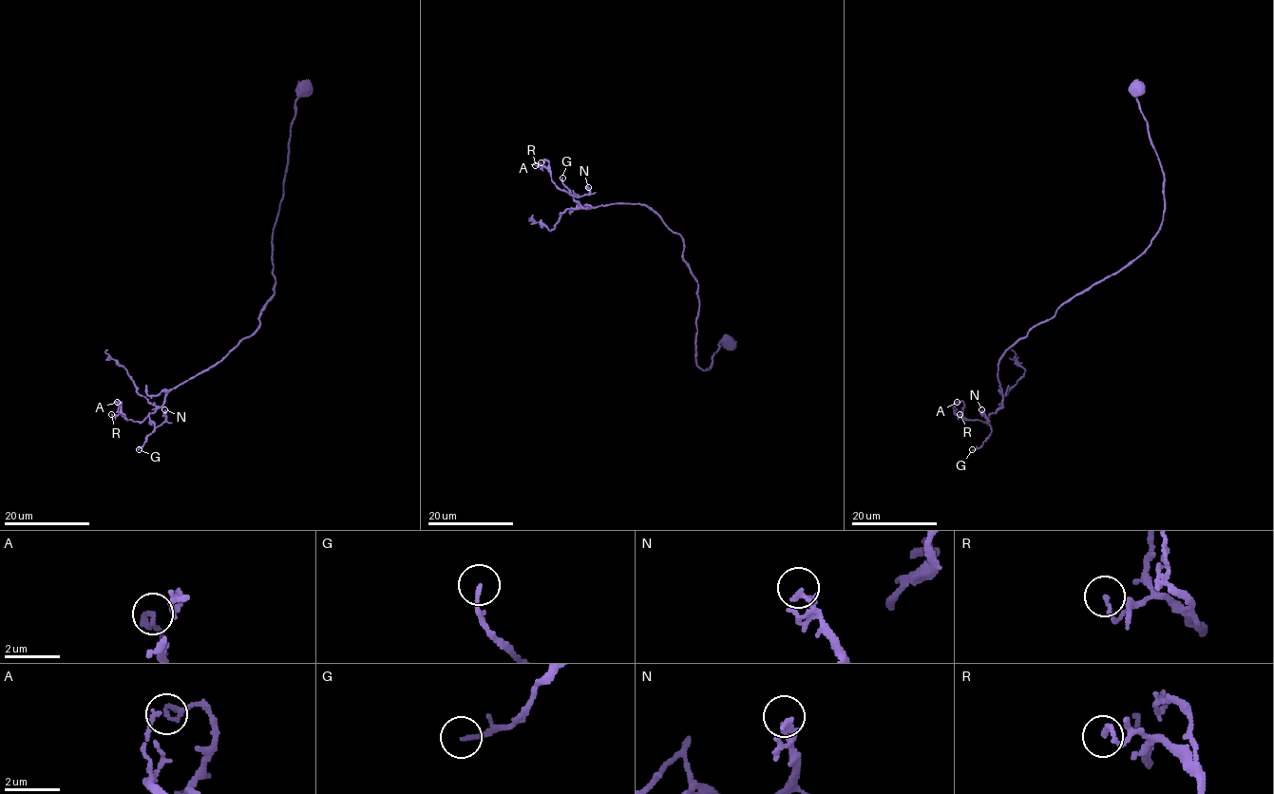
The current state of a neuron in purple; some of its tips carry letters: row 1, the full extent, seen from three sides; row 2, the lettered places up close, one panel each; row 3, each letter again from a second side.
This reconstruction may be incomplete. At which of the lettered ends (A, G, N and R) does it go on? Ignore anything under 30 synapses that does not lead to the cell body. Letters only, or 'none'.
none

